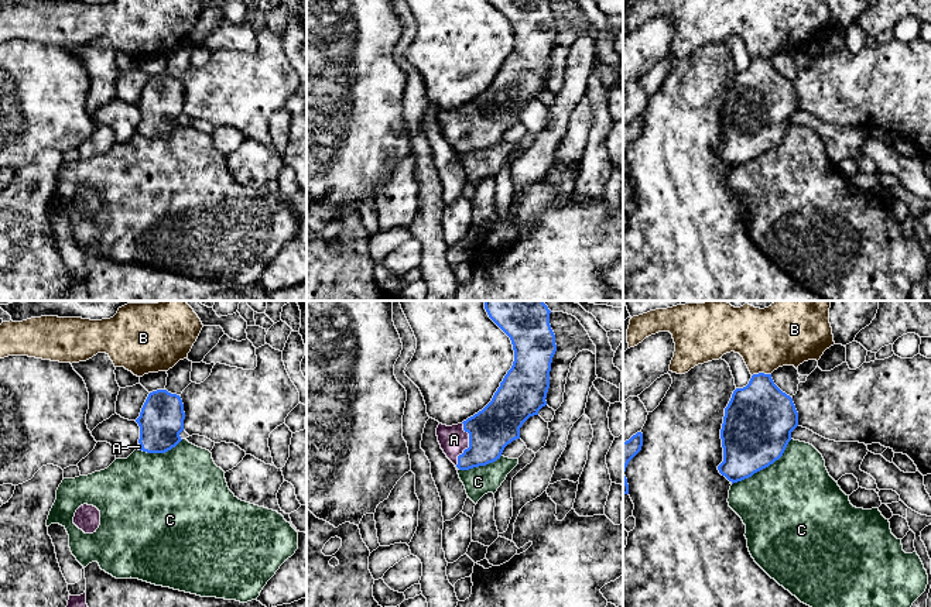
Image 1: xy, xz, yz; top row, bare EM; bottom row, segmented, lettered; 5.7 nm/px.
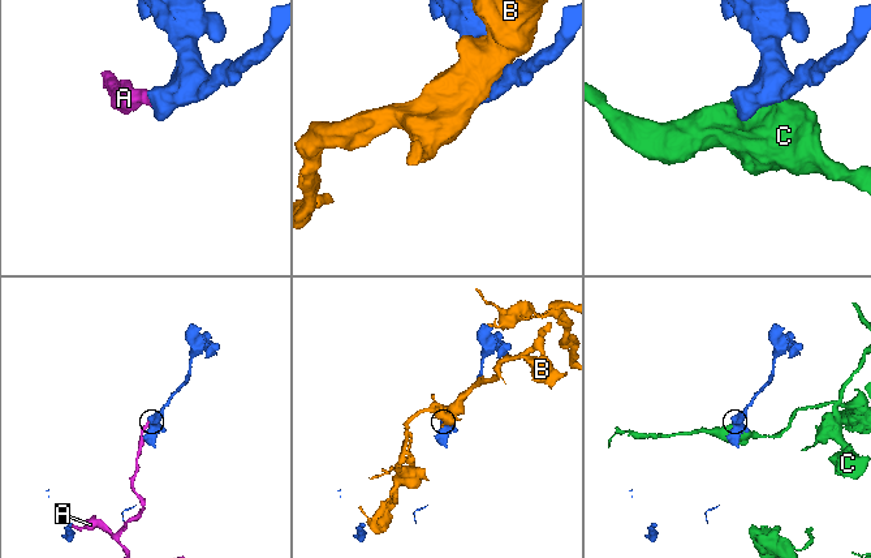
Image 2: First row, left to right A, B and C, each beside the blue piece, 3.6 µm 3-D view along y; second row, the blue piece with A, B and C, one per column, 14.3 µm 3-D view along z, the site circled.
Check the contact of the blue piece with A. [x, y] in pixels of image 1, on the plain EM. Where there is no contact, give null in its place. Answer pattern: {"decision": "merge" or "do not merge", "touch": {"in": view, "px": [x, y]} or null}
{"decision": "merge", "touch": {"in": "xz", "px": [469, 127]}}

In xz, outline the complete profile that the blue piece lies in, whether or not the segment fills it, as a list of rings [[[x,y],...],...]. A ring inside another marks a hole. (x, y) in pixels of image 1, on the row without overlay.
[[[550,0],[489,1],[510,21],[514,45],[482,95],[458,109],[438,109],[441,133],[459,154],[500,143],[504,131],[520,123],[523,107],[547,89],[557,35]]]

